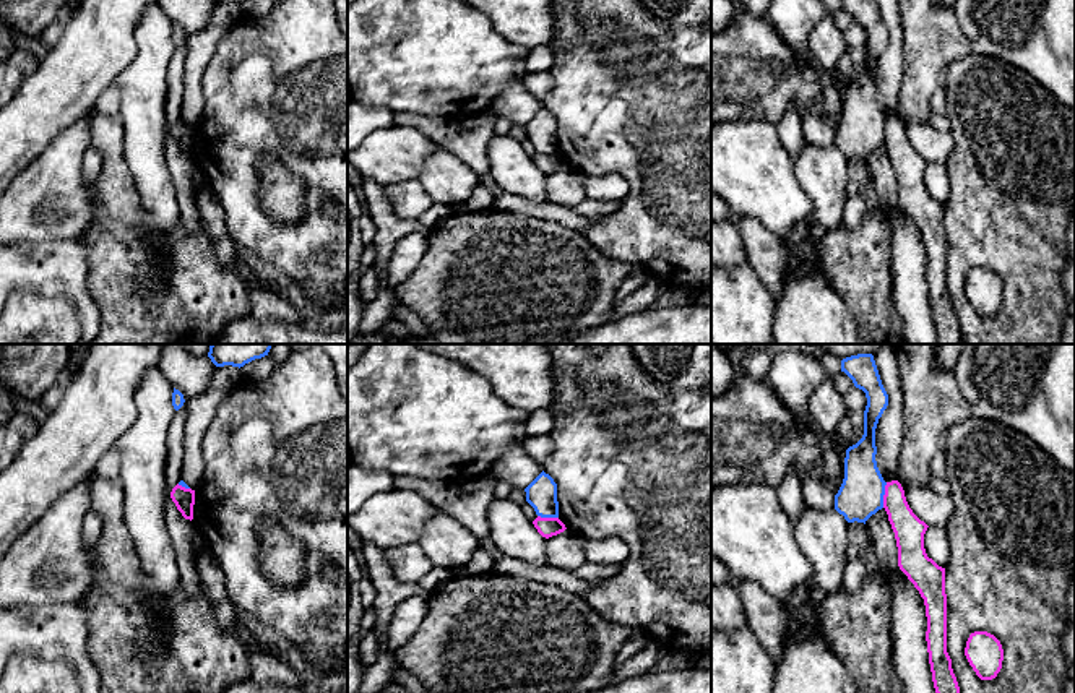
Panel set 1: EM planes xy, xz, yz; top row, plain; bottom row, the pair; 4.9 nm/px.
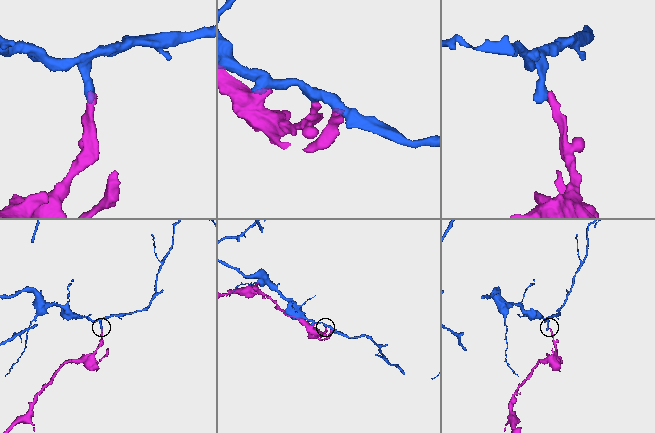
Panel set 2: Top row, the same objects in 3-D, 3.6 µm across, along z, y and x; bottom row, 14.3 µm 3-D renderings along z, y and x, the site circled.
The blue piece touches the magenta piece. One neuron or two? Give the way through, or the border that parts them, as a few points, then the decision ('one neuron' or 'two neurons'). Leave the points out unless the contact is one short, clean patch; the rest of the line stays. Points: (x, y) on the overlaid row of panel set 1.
border yz (887, 482), (882, 507); two neurons

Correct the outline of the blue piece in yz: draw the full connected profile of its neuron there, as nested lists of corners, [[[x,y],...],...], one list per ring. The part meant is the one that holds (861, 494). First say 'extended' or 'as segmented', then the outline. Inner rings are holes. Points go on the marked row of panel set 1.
as segmented; [[[857,354],[841,360],[844,372],[856,388],[867,398],[864,411],[864,435],[846,450],[844,479],[835,495],[835,510],[848,523],[864,523],[883,508],[885,485],[875,454],[875,428],[888,406],[888,394],[882,385],[872,354]]]

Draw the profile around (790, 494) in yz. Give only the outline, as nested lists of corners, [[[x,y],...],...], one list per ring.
[[[788,474],[776,489],[778,500],[789,518],[799,516],[805,508],[804,490],[797,474]]]

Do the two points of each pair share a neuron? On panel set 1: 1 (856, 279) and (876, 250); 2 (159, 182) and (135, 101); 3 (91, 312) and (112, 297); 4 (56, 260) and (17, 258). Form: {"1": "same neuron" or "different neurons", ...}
{"1": "same neuron", "2": "same neuron", "3": "different neurons", "4": "same neuron"}

